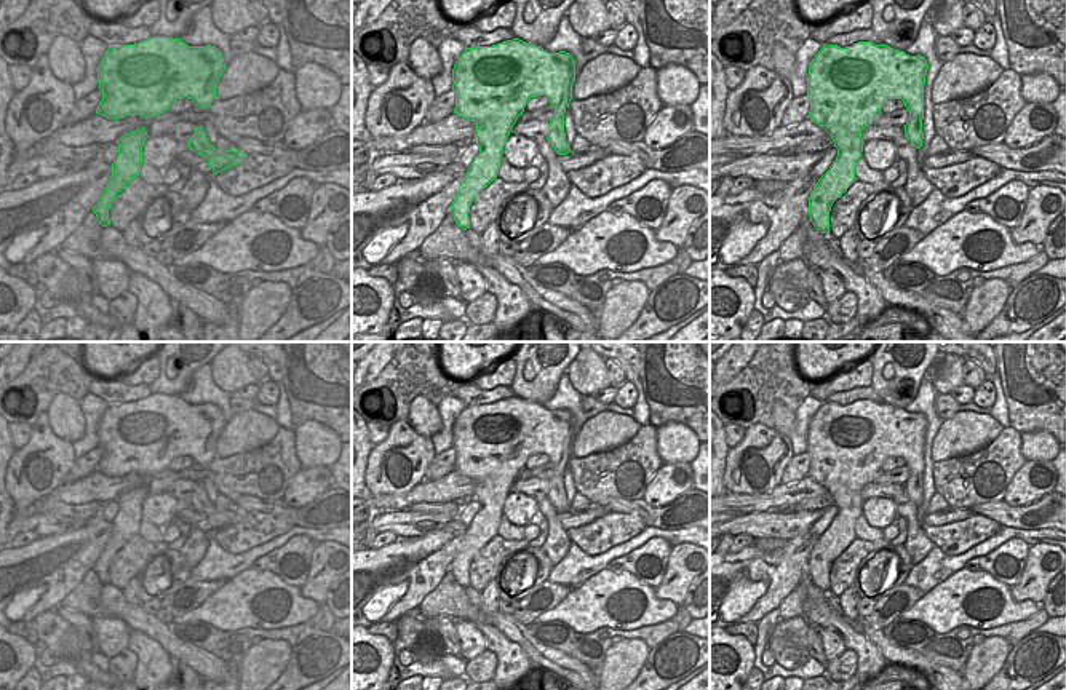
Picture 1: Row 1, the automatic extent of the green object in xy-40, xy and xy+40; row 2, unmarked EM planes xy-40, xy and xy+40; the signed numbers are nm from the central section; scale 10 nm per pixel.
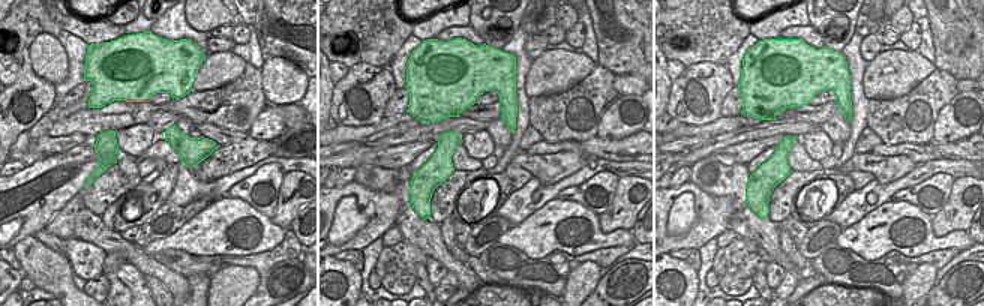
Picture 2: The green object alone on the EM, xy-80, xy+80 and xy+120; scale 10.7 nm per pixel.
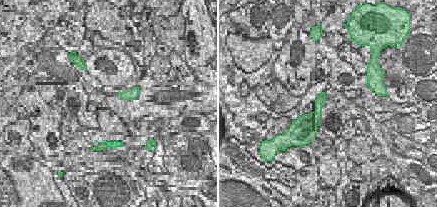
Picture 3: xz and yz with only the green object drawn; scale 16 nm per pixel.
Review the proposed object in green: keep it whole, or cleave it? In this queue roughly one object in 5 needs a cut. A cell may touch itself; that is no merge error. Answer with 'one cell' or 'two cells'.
one cell

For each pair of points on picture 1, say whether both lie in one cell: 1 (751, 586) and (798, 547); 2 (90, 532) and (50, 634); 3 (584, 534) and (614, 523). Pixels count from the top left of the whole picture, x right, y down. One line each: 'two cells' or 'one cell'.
1: one cell
2: two cells
3: one cell

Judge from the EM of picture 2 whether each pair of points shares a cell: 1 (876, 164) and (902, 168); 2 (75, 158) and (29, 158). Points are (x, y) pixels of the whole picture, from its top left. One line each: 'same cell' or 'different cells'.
1: same cell
2: different cells

